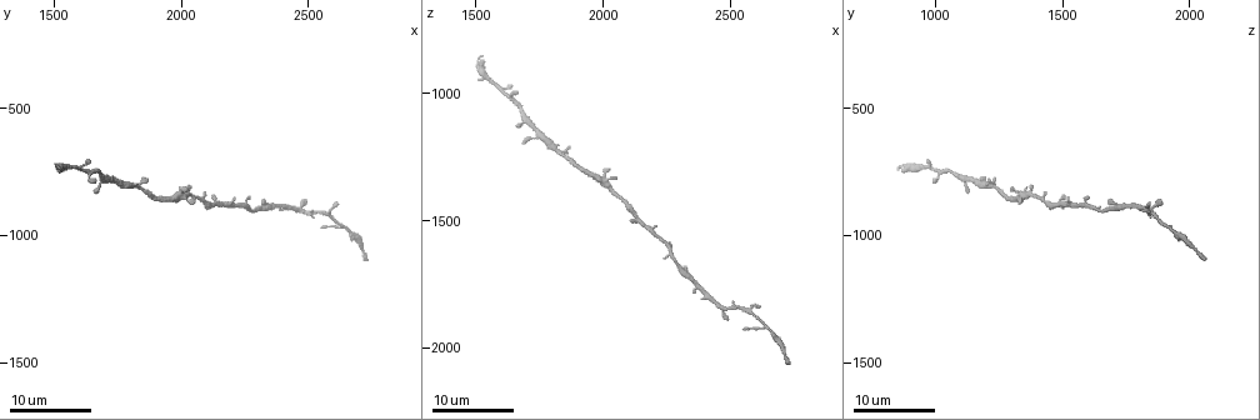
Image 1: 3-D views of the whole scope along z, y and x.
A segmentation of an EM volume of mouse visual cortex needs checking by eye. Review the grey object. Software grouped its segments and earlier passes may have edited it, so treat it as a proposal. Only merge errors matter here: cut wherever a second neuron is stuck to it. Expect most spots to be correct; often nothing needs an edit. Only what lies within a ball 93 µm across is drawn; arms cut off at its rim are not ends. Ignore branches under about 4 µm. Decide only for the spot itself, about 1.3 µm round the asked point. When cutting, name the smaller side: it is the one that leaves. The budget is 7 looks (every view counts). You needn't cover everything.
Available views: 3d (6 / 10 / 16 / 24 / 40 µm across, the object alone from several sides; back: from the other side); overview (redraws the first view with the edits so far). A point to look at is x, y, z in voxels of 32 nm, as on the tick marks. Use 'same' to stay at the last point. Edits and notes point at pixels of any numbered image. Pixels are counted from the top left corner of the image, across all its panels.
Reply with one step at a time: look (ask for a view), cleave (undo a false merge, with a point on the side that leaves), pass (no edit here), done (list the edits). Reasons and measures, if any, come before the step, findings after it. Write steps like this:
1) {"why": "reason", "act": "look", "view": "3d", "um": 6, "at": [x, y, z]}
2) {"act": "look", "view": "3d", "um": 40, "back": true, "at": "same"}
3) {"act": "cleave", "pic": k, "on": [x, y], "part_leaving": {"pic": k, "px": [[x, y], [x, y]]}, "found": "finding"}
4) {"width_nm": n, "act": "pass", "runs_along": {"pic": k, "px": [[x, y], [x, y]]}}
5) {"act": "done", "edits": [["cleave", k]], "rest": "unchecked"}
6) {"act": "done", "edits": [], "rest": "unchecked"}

{"why": "a narrow waist", "act": "look", "view": "3d", "um": 16, "at": [2550, 910, 1850]}

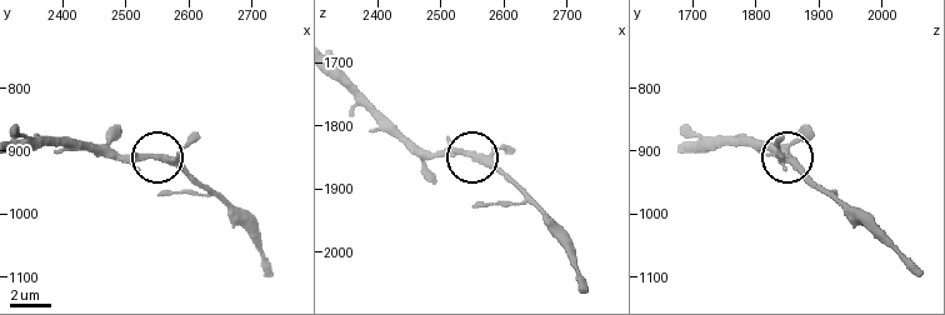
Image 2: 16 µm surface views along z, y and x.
{"act": "look", "view": "3d", "um": 10, "at": [2545, 905, 1840]}

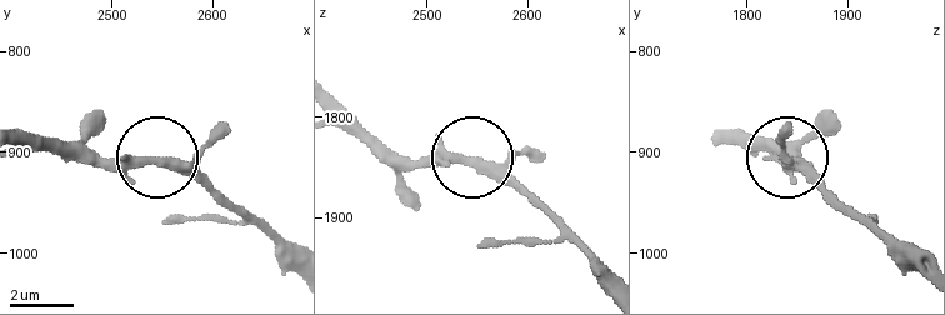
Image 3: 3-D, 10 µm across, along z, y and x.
{"act": "pass", "runs_along": {"pic": 3, "px": [[23, 144], [64, 144], [95, 160], [176, 160], [214, 190]]}, "found": "all the same neuron"}

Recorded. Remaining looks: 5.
{"why": "three arms meet", "act": "look", "view": "3d", "um": 24, "at": [2110, 880, 1480]}

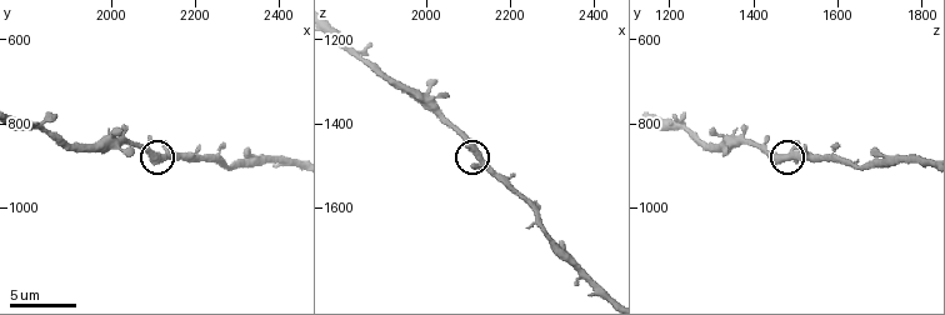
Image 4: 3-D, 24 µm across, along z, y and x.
{"act": "look", "view": "3d", "um": 6, "at": [2120, 875, 1470]}

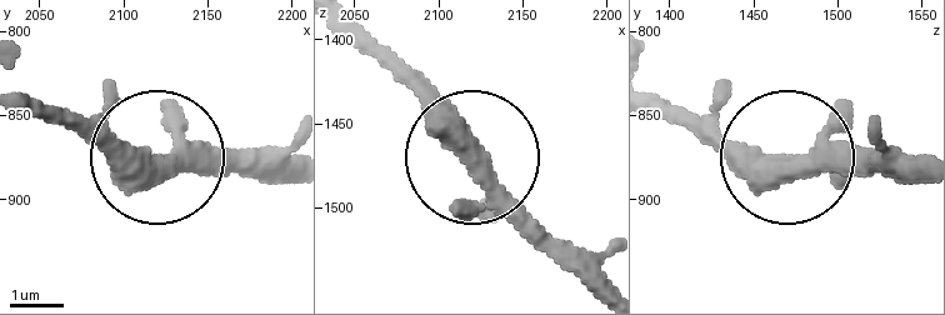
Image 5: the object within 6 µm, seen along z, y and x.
{"arms": 3, "act": "pass", "runs_along": {"pic": 5, "px": [[173, 168], [266, 159]]}, "found": "all the same neuron"}

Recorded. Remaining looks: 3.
{"why": "narrows sharply", "act": "look", "view": "3d", "um": 16, "at": [1850, 825, 1250]}

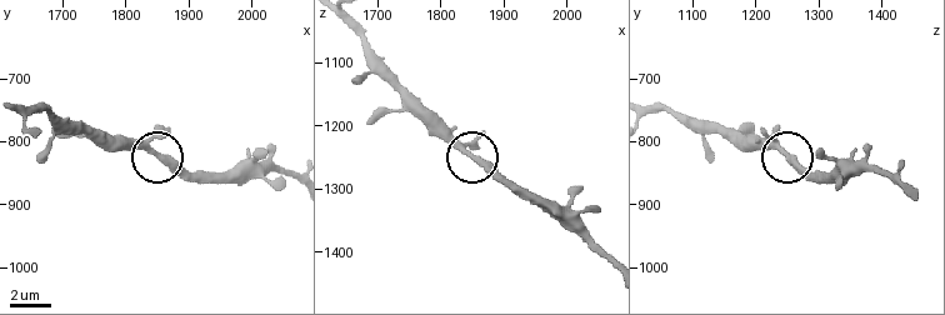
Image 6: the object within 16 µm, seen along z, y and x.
{"arms": 3, "act": "pass", "found": "continuous, no second neuron"}

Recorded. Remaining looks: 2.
{"why": "calibre changes", "act": "look", "view": "3d", "um": 24, "at": [2670, 990, 1950]}

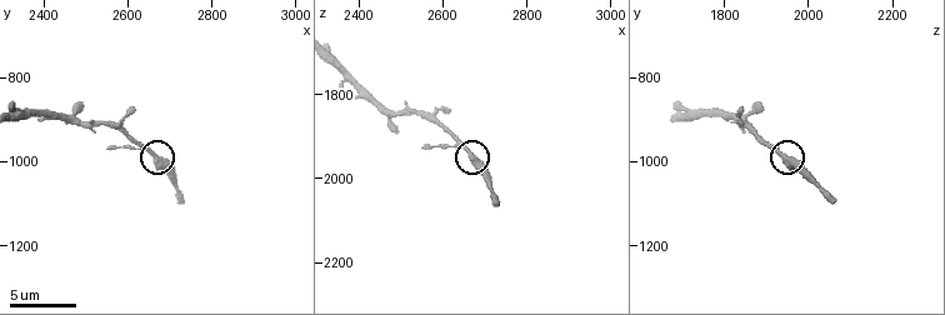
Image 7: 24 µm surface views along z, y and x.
{"why": "closer look", "act": "look", "view": "3d", "um": 10, "at": [2670, 985, 1945]}

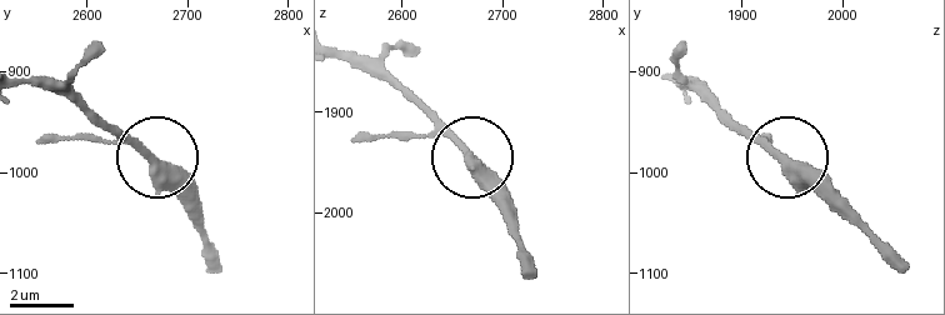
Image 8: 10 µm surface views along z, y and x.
{"act": "pass", "runs_along": {"pic": 8, "px": [[341, 53], [373, 61], [515, 204]]}, "found": "one neuron here"}

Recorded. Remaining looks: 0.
{"act": "done", "edits": [], "rest": "unchecked"}

